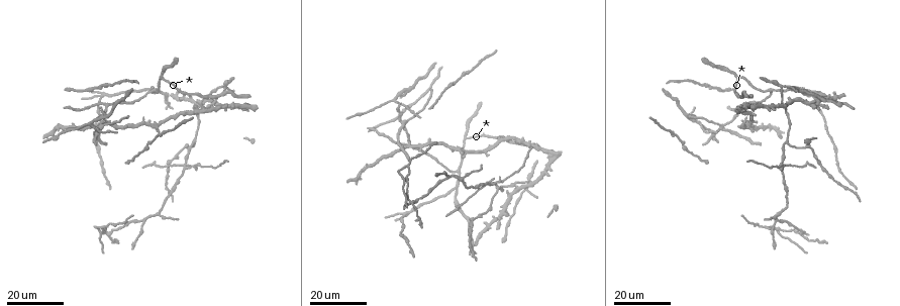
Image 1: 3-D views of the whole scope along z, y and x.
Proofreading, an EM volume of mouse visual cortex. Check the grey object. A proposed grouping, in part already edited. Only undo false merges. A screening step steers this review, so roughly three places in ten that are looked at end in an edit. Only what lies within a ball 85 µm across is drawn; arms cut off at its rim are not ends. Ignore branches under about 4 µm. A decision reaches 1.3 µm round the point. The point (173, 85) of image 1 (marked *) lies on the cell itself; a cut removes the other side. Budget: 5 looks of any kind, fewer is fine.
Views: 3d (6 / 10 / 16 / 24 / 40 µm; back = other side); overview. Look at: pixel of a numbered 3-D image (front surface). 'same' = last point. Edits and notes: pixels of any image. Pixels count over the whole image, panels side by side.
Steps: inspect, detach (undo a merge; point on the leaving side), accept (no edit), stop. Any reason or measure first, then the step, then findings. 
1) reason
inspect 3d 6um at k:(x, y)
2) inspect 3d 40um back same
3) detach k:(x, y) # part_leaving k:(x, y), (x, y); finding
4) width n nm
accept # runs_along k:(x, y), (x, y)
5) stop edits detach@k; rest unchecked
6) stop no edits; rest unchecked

inspect 3d 16um at 1:(232, 105)

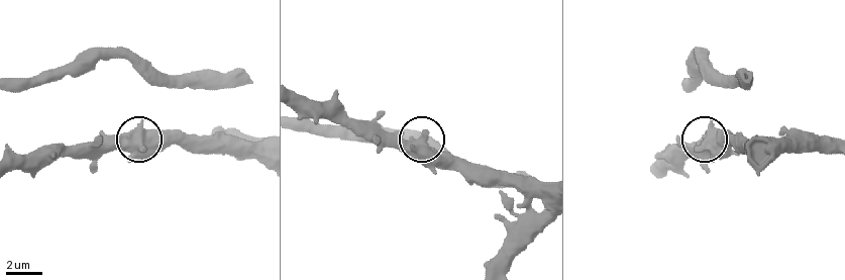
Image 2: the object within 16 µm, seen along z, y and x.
inspect 3d 10um at 2:(139, 127)

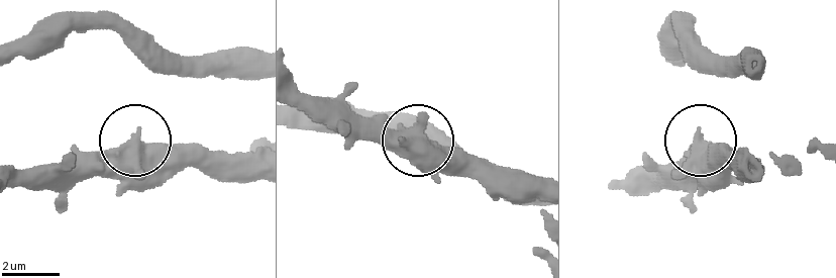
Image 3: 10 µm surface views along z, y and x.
width 590 nm
accept # one cell here

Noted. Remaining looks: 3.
four-way junction
inspect 3d 24um at 1:(408, 90)

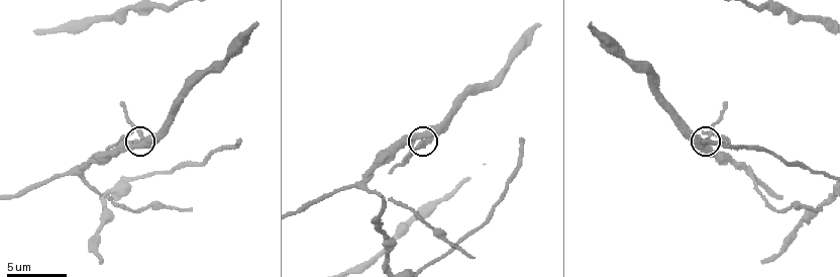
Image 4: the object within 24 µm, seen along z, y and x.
inspect 3d 10um at 4:(424, 145)

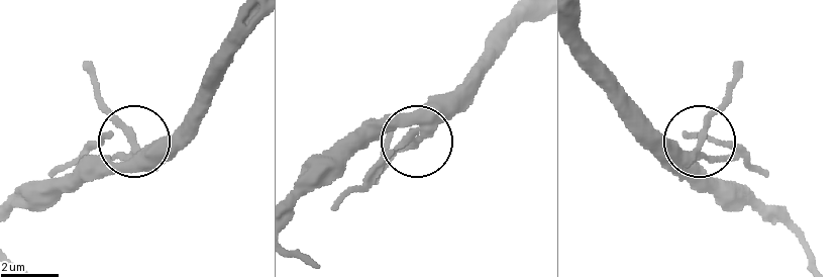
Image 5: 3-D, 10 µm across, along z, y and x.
arms 4
detach 5:(106, 137) # part_leaving 5:(688, 155), (741, 66); two cells meet here

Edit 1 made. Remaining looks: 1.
inspect 3d 16um at 4:(135, 178)

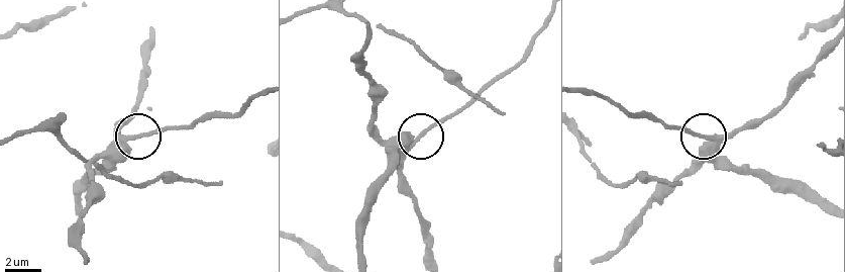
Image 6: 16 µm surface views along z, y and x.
width 350 nm
detach 6:(147, 136) # part_leaving 6:(132, 137), (225, 118), (251, 97), (260, 95); a second cell is stuck on

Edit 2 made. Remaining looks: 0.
stop edits detach@5, detach@6; rest unchecked

